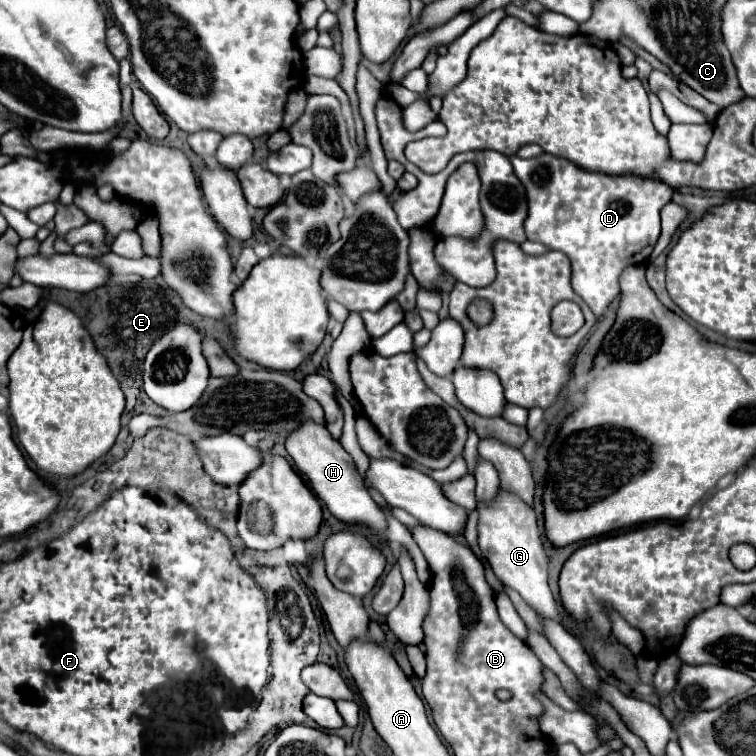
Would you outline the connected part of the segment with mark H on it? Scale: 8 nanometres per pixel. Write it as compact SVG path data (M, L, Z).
M306 422L306 426L298 426L298 430L294 430L294 434L288 434L286 438L286 452L294 460L296 468L304 476L308 476L310 486L316 492L316 496L326 504L326 508L338 520L362 522L362 524L372 526L380 534L384 534L386 520L380 506L368 494L368 488L364 486L360 472L356 472L356 464L352 456L340 446L338 440L330 438L324 426L318 426L316 422Z

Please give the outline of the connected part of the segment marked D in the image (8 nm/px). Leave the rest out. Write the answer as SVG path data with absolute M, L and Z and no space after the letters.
M540 154L538 158L522 160L510 156L514 174L526 188L528 216L524 222L526 236L532 242L540 242L550 250L560 250L570 258L572 264L572 288L590 306L596 316L602 316L608 304L620 294L618 278L626 266L642 264L660 234L660 208L672 200L674 190L666 184L654 180L640 180L630 176L606 176L596 172L586 172L564 158L554 158L550 154Z

